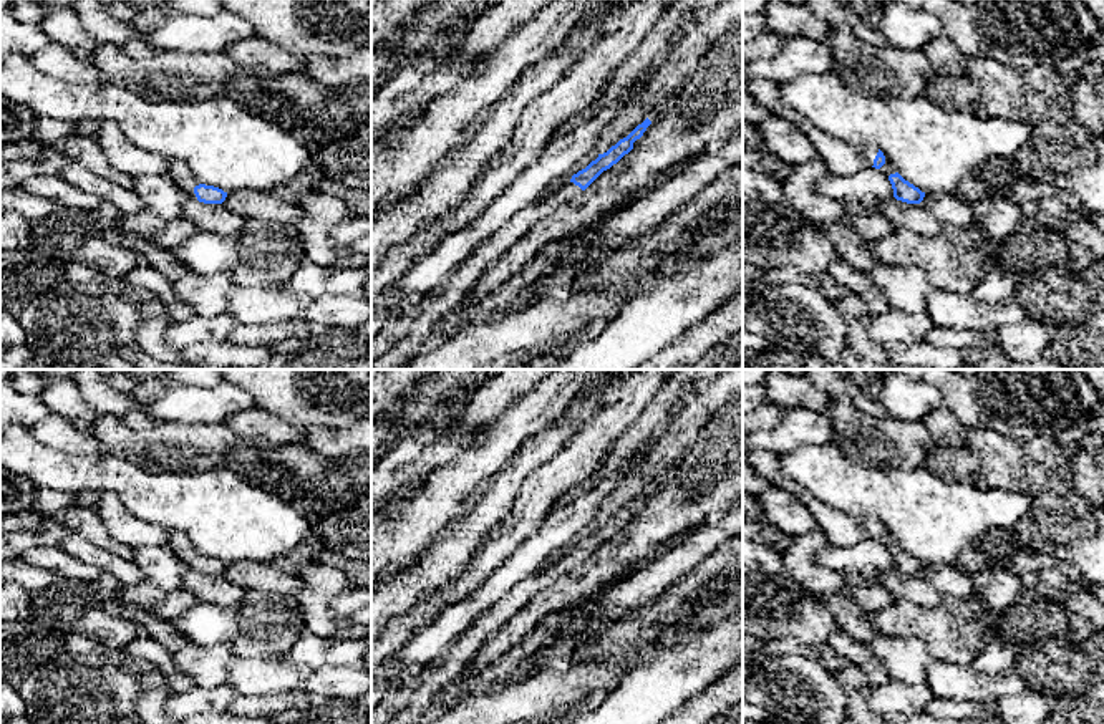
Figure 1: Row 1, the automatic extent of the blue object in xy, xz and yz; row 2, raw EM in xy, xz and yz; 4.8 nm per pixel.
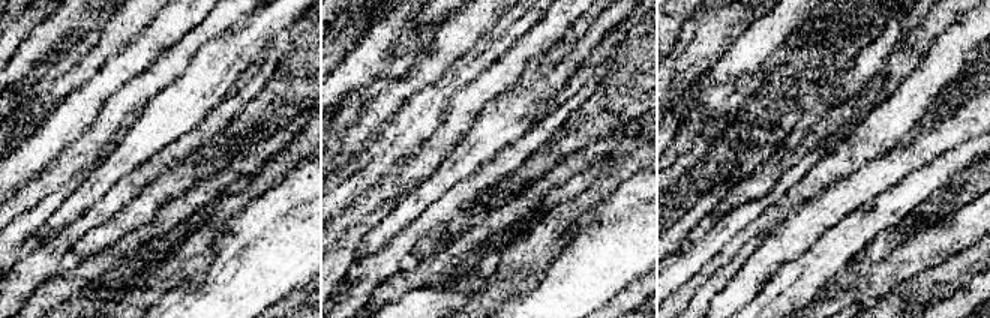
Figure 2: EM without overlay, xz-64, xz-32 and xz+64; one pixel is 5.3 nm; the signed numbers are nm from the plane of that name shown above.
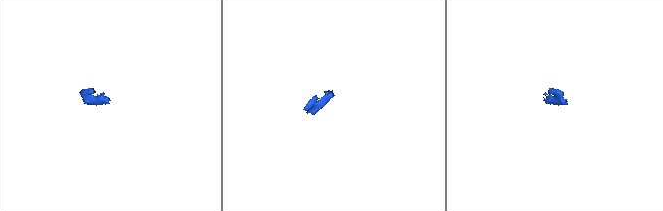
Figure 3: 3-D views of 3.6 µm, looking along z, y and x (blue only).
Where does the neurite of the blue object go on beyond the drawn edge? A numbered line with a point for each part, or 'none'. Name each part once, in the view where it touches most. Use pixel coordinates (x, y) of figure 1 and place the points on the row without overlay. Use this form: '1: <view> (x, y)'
1: xy (179, 544)
2: yz (869, 522)

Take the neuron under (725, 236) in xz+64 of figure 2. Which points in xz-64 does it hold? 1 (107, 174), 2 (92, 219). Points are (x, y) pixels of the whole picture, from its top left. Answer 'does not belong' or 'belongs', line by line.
1: belongs
2: does not belong

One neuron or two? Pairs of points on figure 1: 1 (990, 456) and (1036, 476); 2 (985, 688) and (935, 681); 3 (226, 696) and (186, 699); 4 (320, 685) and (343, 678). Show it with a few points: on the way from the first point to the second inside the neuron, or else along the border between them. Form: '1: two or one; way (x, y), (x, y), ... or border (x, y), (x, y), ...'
1: one; way (1002, 459), (1025, 469)
2: one; way (973, 685), (947, 681)
3: one; way (216, 699), (196, 699)
4: one; way (325, 681), (338, 681)

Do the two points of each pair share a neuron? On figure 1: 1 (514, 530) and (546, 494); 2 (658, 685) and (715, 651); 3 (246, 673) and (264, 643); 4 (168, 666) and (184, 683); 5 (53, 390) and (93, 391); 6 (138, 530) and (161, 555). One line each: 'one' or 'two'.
1: one
2: one
3: two
4: one
5: two
6: two

